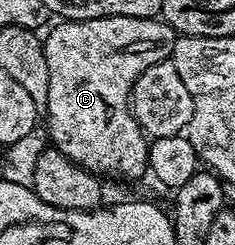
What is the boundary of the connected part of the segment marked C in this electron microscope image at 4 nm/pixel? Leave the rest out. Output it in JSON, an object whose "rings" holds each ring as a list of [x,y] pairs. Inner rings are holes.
{"rings":[[[92,18],[64,20],[55,25],[44,36],[44,54],[48,58],[48,106],[44,124],[49,131],[49,143],[72,158],[72,162],[99,177],[123,176],[126,180],[145,177],[150,162],[150,145],[130,110],[130,94],[136,78],[140,78],[148,66],[171,59],[176,39],[174,28],[161,18]]]}

